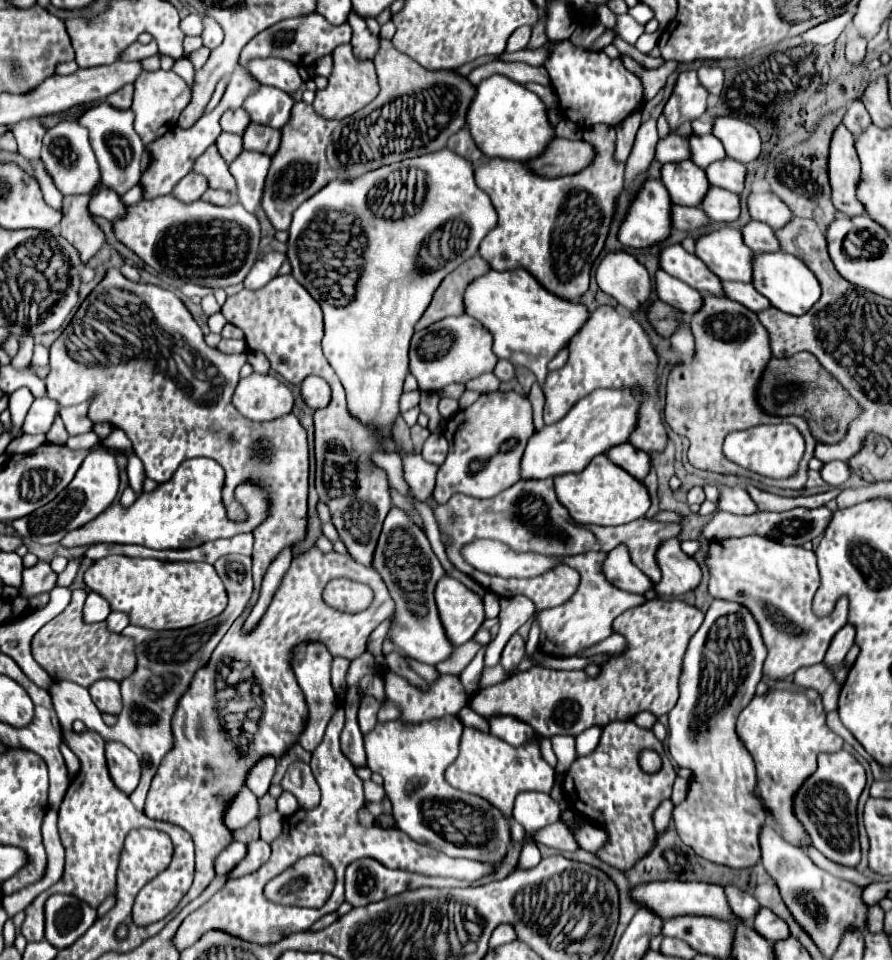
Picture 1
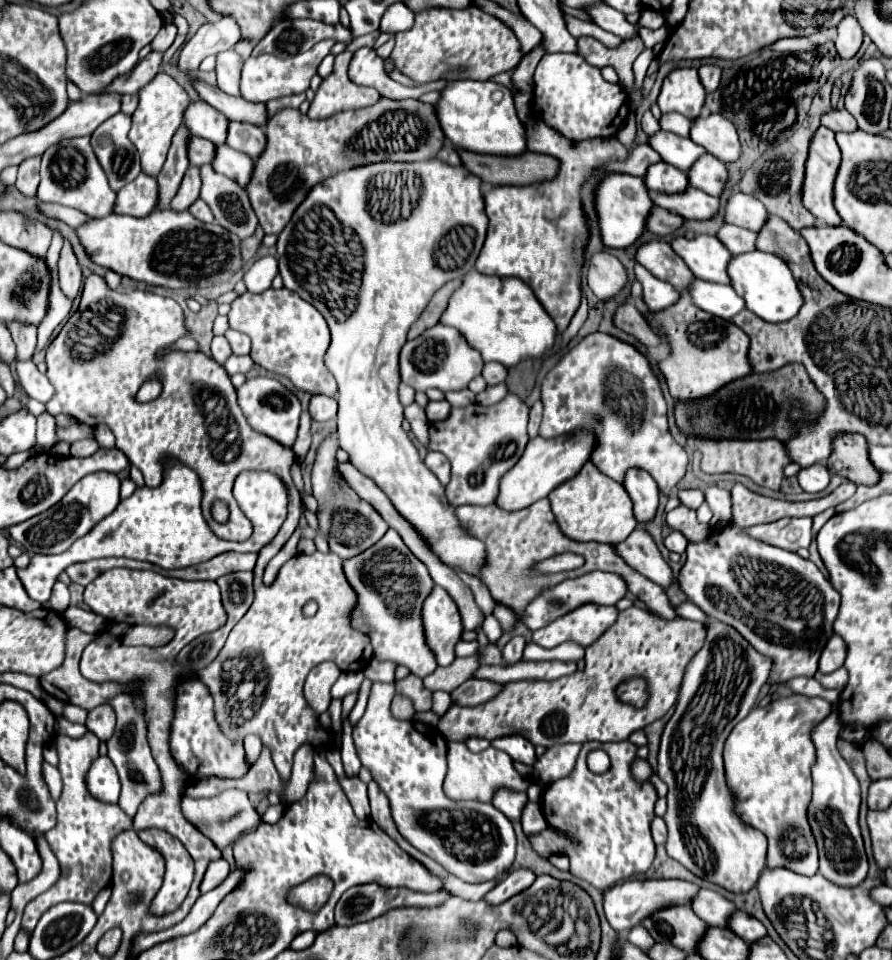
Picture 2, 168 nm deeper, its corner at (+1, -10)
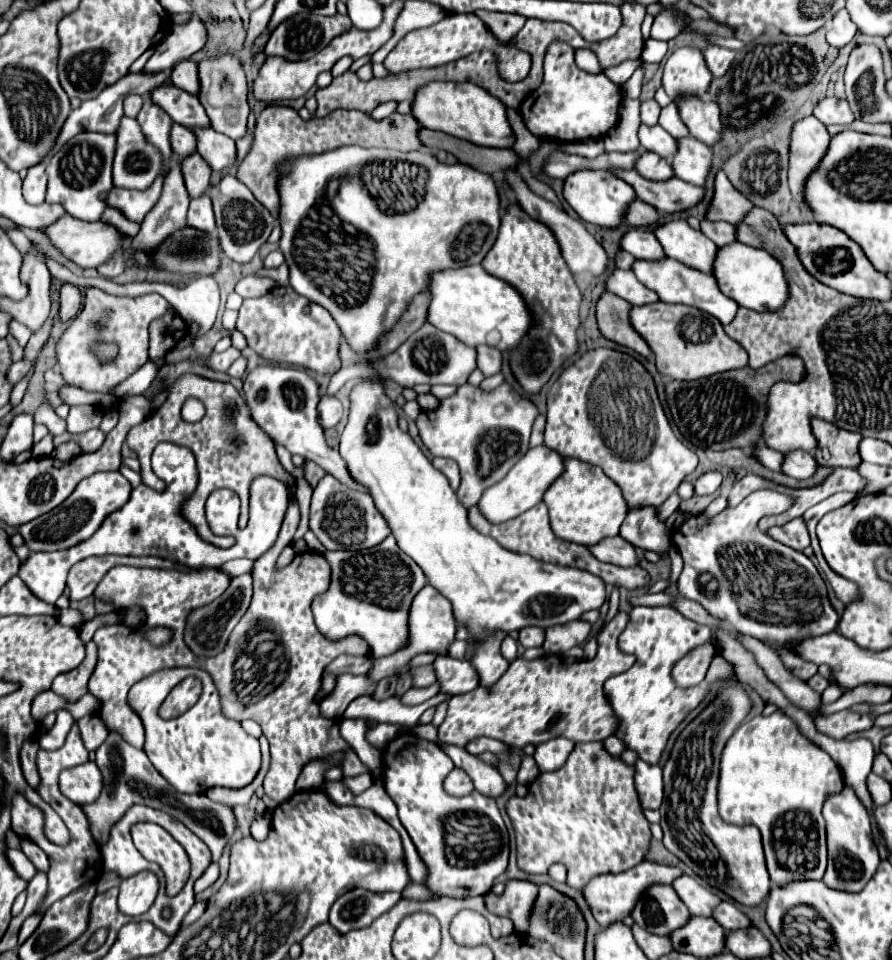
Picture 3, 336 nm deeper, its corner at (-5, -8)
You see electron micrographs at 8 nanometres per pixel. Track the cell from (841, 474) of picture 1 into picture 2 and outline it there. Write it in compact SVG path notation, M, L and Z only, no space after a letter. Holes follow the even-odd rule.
M812 465L812 467L806 467L798 473L798 481L800 481L800 487L808 493L820 493L824 491L828 485L830 485L830 471L826 469L826 465Z

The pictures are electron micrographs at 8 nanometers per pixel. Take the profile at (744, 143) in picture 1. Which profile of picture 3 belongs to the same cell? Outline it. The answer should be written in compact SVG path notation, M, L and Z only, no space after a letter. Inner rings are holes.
M682 97L674 101L680 113L680 119L688 127L690 135L700 139L706 145L712 145L720 139L720 109L714 101L702 101L700 97Z

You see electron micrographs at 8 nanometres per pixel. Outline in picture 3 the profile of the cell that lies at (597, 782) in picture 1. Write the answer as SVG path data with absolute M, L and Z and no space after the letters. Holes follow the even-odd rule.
M576 743L568 761L550 773L540 773L526 797L510 797L506 813L516 833L516 857L518 867L526 873L548 873L552 863L562 863L568 869L568 885L584 887L592 877L600 873L620 873L640 861L648 851L652 833L650 823L642 815L638 793L634 789L634 767L622 763L622 759L610 757L602 743Z

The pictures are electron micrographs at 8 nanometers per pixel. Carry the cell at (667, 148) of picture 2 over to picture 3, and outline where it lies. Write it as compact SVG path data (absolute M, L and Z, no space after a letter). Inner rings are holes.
M640 125L638 139L646 151L658 153L664 159L670 159L676 153L676 139L670 133L666 133L660 125L652 125L652 127Z

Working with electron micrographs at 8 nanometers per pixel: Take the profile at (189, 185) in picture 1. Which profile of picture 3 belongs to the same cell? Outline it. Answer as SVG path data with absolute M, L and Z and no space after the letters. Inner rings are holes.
M192 153L182 159L182 175L184 175L188 195L192 199L206 193L206 189L210 185L210 173L212 173L212 169L200 157L200 153Z

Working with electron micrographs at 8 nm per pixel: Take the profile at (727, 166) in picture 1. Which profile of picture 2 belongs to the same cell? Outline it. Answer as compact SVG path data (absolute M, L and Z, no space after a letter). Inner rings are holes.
M706 153L688 171L688 181L692 187L702 189L704 193L720 197L726 187L726 181L728 181L728 169L714 155Z

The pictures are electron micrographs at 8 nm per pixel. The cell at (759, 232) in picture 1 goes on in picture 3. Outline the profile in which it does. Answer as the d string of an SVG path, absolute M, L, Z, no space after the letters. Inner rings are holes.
M702 221L700 231L708 239L712 239L718 247L736 241L736 227L730 223L724 223L724 221Z

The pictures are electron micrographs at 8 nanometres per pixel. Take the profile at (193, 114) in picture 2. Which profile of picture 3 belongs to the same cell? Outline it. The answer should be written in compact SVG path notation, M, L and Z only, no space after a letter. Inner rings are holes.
M162 85L150 95L152 99L156 99L156 103L160 103L160 107L164 107L164 111L168 111L174 123L180 123L188 129L210 127L210 119L206 117L206 111L196 99L196 95L188 95L186 91L180 91L174 85Z

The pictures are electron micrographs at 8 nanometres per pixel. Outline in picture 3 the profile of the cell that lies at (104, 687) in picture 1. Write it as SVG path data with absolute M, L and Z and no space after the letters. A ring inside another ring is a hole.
M86 715L76 723L80 727L80 737L84 739L84 747L88 747L88 751L96 751L108 737L108 729L104 727L104 723L100 723L96 715Z

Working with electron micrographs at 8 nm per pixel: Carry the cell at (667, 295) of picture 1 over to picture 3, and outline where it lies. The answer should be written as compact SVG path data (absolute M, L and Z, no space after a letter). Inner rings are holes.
M614 269L604 283L606 291L626 299L632 305L646 305L646 303L656 303L658 295L650 289L646 289L632 271L622 271L622 269Z

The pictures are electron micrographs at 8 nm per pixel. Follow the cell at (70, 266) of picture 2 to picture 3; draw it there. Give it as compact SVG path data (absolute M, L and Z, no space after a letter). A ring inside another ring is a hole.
M66 283L62 287L62 291L60 291L60 313L58 313L58 319L62 323L72 321L78 315L80 305L82 305L82 295L80 293L82 291L72 283Z

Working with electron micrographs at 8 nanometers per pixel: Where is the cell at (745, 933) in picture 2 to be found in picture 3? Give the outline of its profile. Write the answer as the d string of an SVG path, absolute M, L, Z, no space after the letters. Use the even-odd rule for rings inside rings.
M720 903L720 905L716 907L716 911L712 911L712 917L714 917L726 931L750 927L750 919L748 919L742 911L738 911L732 903Z

